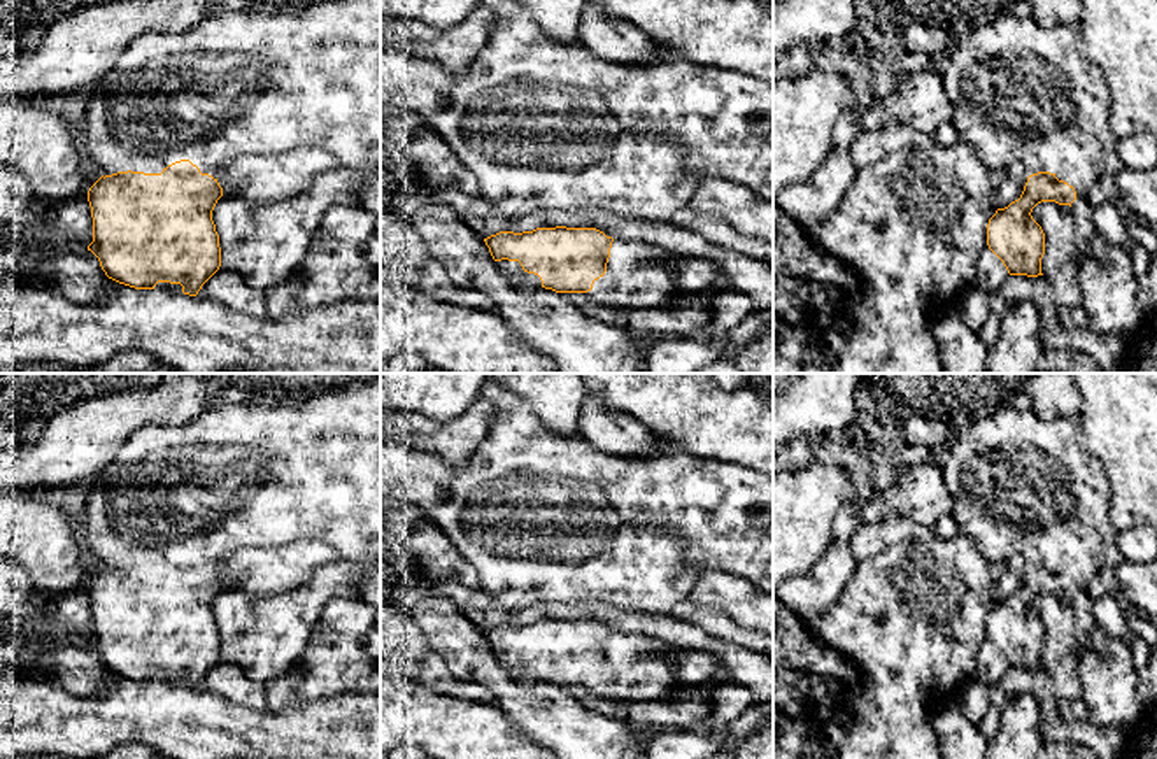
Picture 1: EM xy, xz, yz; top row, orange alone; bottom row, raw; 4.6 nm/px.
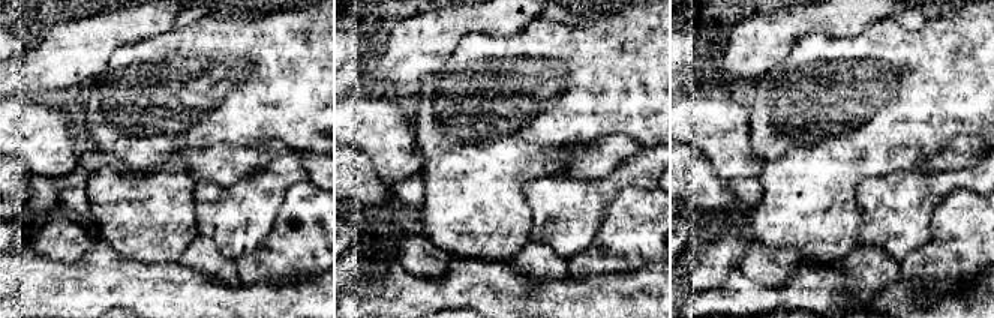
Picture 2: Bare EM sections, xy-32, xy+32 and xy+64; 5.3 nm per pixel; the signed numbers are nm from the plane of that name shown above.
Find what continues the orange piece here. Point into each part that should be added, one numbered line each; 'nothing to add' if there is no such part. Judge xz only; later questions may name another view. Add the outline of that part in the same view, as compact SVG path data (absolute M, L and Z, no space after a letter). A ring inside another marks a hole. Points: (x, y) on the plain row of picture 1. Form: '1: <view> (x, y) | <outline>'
1: xz (637, 670) | M614 633L607 664L587 685L564 685L619 703L677 698L678 682L666 643L635 633Z

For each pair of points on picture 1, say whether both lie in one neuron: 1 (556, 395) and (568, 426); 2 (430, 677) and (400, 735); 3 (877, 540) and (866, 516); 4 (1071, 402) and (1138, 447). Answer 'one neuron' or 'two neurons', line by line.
1: one neuron
2: two neurons
3: two neurons
4: two neurons

